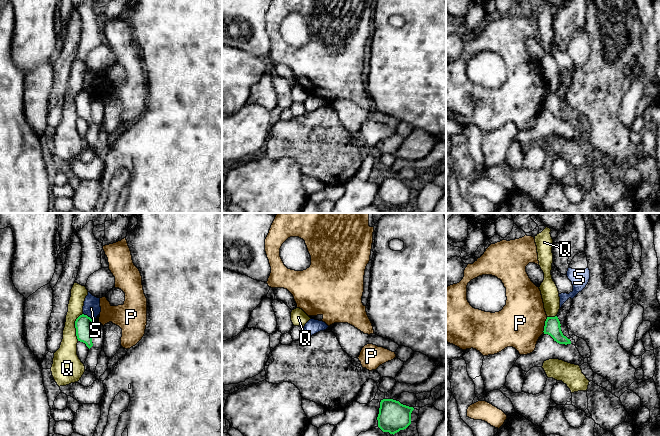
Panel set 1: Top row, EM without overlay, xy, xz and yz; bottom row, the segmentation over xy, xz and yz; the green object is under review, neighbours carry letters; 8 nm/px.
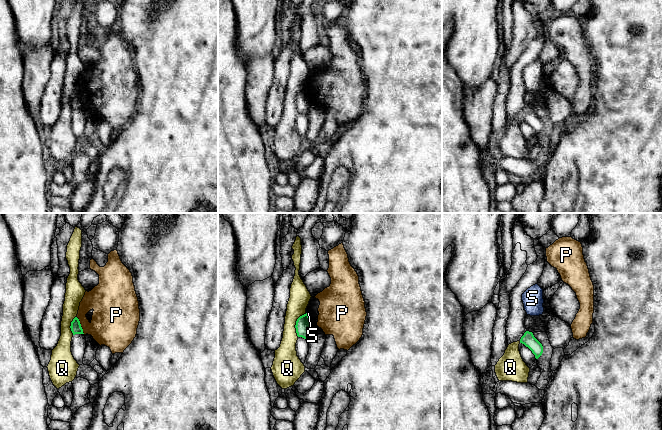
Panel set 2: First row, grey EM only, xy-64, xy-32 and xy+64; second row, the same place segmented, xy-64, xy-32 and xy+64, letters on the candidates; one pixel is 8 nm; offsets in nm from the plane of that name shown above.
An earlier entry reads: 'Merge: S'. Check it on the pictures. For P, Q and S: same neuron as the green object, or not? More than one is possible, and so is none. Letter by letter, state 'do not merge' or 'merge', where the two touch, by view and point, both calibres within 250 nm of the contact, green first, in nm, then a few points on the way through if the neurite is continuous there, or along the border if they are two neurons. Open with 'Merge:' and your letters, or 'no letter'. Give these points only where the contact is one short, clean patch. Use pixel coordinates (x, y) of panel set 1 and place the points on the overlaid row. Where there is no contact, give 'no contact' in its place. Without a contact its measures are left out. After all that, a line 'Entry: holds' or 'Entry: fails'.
Merge: no letter
P: do not merge; meets green in yz at (545, 325); 130 nm thick on the green side, 380 nm on the other; border along yz (547, 317), (543, 333)
Q: do not merge; meets green in xy at (75, 327); 140 nm thick on the green side, 180 nm on the other
S: do not merge; meets green in xy at (87, 316); 140 nm thick on the green side, 140 nm on the other; border along xy (83, 313), (93, 321)
Entry: fails

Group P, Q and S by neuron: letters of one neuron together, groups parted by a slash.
P / Q / S

